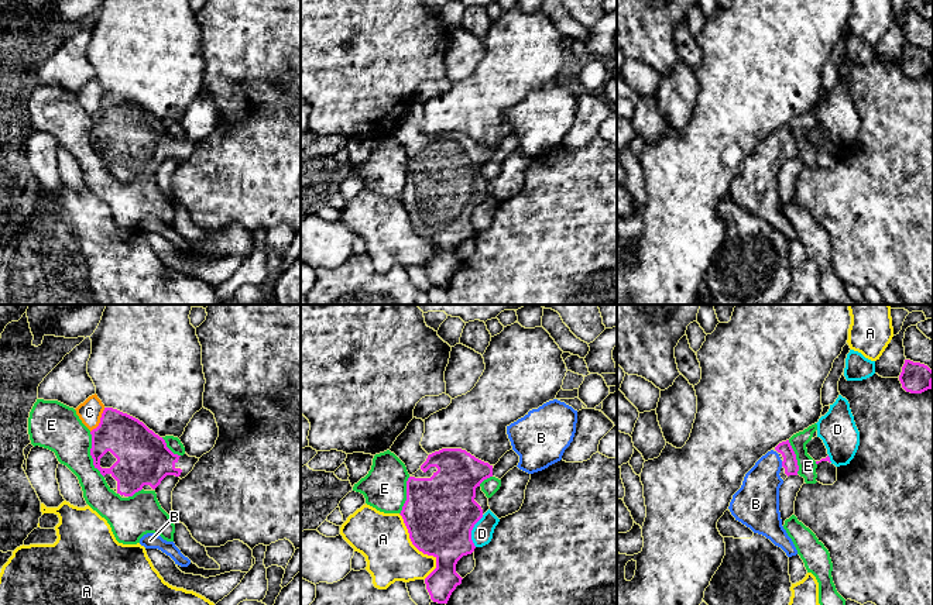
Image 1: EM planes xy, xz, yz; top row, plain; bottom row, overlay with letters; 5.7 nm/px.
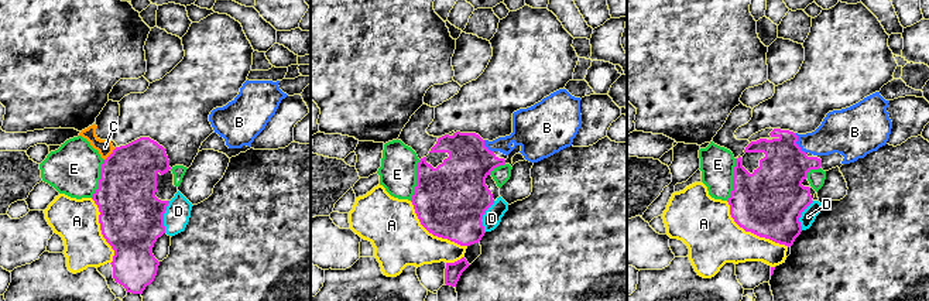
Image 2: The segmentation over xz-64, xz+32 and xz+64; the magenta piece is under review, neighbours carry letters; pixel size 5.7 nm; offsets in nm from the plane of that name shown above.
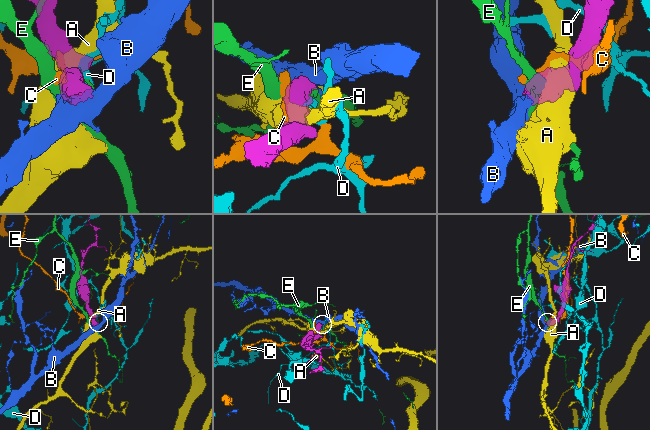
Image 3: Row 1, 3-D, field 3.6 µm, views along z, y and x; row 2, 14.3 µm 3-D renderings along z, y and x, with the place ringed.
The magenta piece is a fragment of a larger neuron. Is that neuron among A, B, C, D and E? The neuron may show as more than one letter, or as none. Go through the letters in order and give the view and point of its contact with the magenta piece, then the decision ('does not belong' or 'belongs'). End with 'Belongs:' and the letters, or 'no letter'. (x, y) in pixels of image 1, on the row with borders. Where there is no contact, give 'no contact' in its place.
A: contact xz (419, 550); does not belong
B: contact yz (782, 464); belongs
C: contact xy (100, 420); does not belong
D: contact xz (472, 529); does not belong
E: contact xy (91, 454); does not belong
Belongs: B

